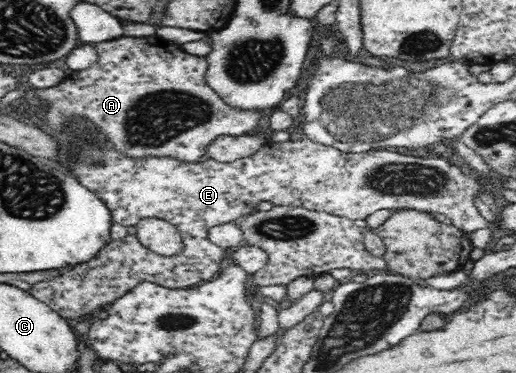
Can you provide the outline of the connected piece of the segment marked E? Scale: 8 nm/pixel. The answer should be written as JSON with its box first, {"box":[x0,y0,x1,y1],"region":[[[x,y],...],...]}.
{"box":[26,126,490,321],"region":[[[91,126],[87,128],[87,132],[85,130],[75,132],[81,136],[79,138],[81,142],[73,146],[69,152],[69,160],[67,160],[69,172],[75,176],[79,184],[97,193],[109,205],[113,222],[127,227],[135,226],[144,218],[162,218],[178,228],[183,240],[183,250],[173,255],[156,254],[141,245],[136,235],[127,234],[125,238],[109,242],[99,252],[99,258],[91,260],[89,264],[79,264],[51,280],[37,282],[26,290],[33,298],[55,309],[55,312],[58,312],[66,321],[95,316],[101,308],[105,308],[107,304],[115,304],[115,300],[119,300],[121,296],[125,296],[127,292],[143,282],[150,282],[169,290],[175,290],[175,288],[183,290],[211,281],[221,272],[229,251],[214,244],[207,237],[209,228],[249,216],[257,211],[257,206],[261,202],[271,202],[274,206],[295,206],[328,212],[354,221],[366,219],[376,210],[383,210],[383,208],[391,208],[393,211],[402,208],[423,209],[427,212],[445,214],[451,220],[451,224],[468,234],[479,228],[490,226],[473,202],[475,193],[488,192],[484,190],[485,185],[477,176],[464,175],[460,167],[450,164],[441,157],[419,157],[389,152],[386,149],[347,153],[331,146],[317,144],[304,136],[303,140],[295,140],[295,142],[266,143],[253,156],[226,163],[207,156],[199,161],[185,161],[171,156],[133,157],[116,148],[111,148],[105,140],[101,140],[98,128],[95,128],[93,132],[93,126]]]}

